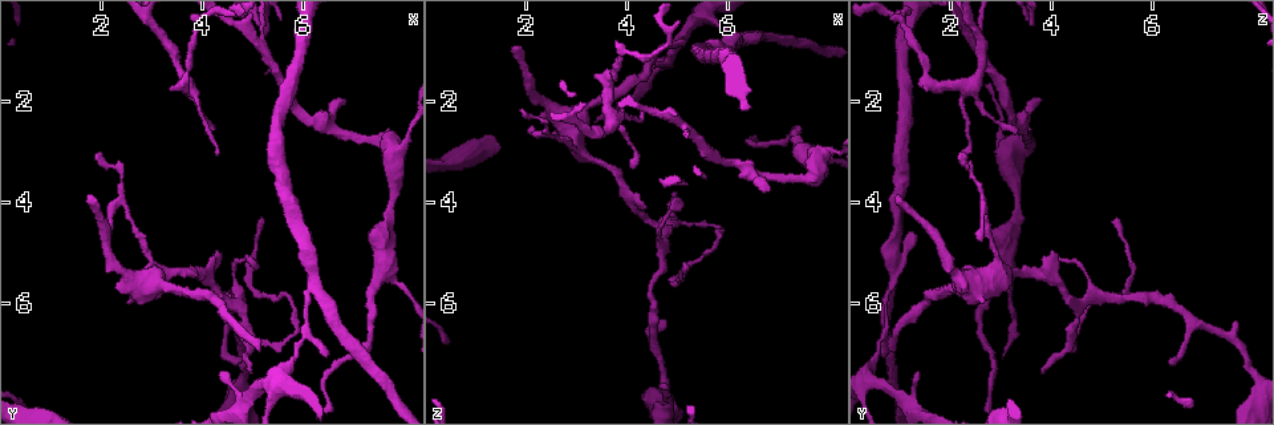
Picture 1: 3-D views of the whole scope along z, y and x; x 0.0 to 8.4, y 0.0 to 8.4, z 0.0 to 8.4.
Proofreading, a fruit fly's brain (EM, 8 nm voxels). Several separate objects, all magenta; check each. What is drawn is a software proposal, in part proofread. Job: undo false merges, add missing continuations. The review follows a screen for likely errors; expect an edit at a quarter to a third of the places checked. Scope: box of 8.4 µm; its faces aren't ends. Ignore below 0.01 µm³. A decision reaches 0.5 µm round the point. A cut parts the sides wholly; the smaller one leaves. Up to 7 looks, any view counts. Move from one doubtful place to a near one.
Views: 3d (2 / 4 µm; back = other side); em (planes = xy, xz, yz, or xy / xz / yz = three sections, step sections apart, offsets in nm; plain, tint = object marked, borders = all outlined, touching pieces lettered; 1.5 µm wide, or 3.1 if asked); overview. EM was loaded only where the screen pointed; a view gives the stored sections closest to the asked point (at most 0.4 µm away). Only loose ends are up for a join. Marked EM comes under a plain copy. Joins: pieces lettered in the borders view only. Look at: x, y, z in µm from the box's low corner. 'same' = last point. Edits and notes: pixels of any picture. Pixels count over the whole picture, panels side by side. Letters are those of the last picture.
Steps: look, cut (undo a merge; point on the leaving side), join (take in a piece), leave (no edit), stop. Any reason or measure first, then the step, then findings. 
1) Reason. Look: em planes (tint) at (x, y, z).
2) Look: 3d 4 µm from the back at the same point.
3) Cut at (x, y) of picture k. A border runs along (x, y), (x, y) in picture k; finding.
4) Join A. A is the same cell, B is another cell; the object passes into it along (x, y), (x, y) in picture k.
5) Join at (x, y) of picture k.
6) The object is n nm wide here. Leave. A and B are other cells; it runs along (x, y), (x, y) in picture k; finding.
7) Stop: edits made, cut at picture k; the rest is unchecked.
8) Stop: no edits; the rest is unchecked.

Thin end. Look: 3d 2 µm at (4.70, 7.20, 6.35).

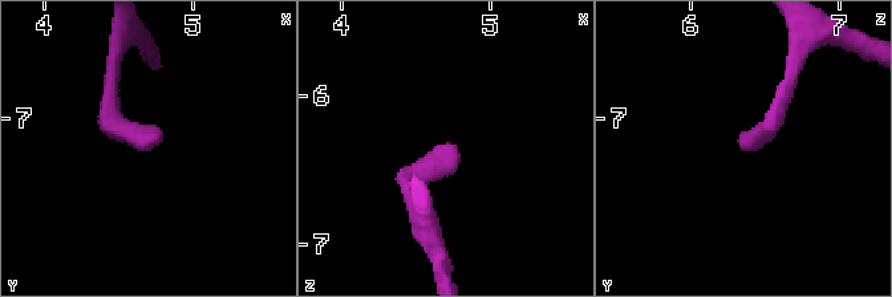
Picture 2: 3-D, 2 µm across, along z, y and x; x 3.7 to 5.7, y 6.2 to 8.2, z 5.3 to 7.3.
Look: em xy step 4 (borders) at (4.72, 7.16, 6.30).

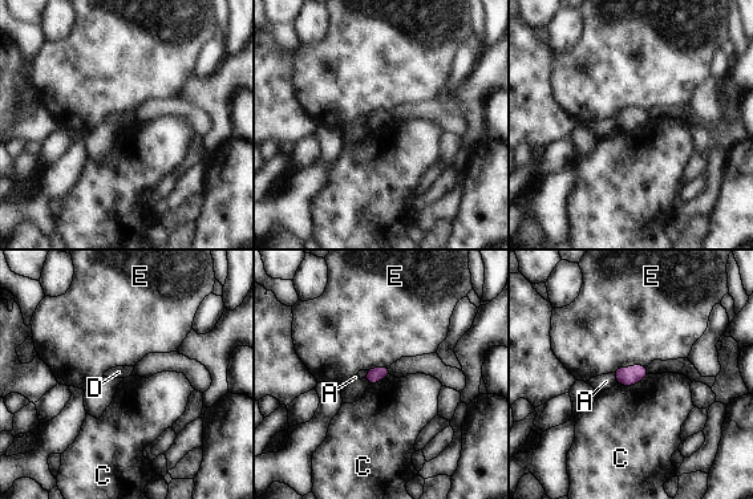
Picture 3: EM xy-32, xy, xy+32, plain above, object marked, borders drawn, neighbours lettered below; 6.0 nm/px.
Another direction. Look: em xz step 4 (borders) at the same point.

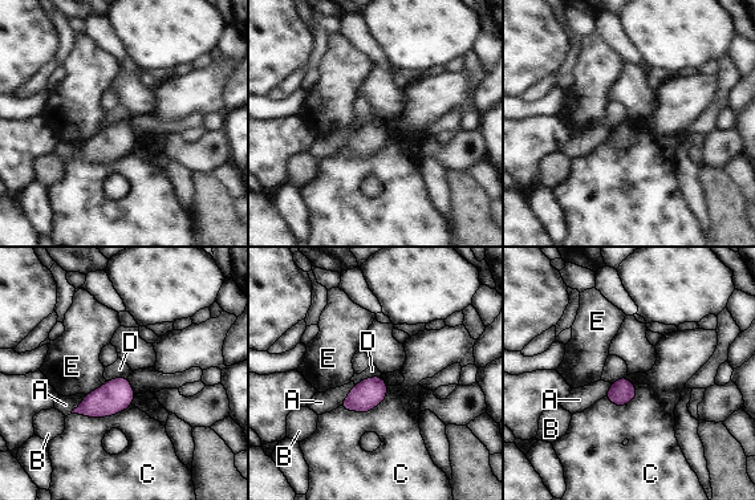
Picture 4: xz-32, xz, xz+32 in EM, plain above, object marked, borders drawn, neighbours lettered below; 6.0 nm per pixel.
The object is 150 nm wide here. Leave. A, B, C, D and E are other cells; a border runs along (380, 375), (364, 378), (356, 385) in picture 4; none of them fits.

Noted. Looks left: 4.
Look: em xz step 4 (tint) at (4.45, 5.05, 4.10).

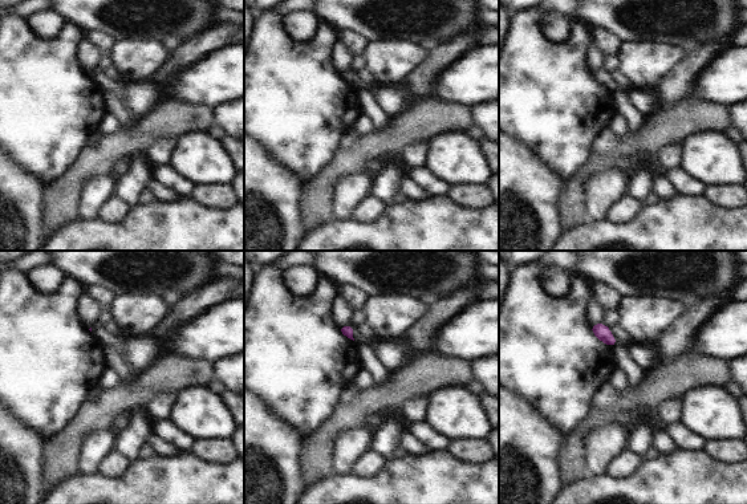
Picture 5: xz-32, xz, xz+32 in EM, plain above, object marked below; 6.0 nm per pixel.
Look: em xz step 4 (borders) at the same point.

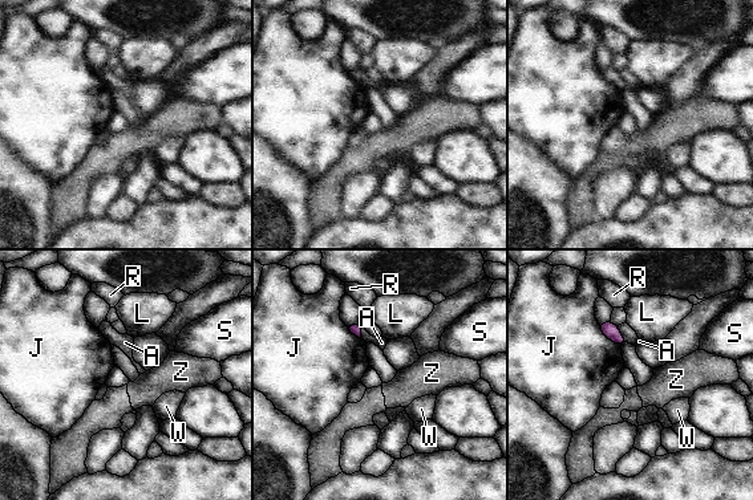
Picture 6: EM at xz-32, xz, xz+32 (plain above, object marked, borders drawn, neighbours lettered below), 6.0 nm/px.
Leave. A, J, L, R, S, W and Z are other cells; a border runs along (363, 326), (361, 338) in picture 6; none of them fits.

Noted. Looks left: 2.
An open end. Look: em yz step 4 (borders) at (4.10, 2.60, 3.30).

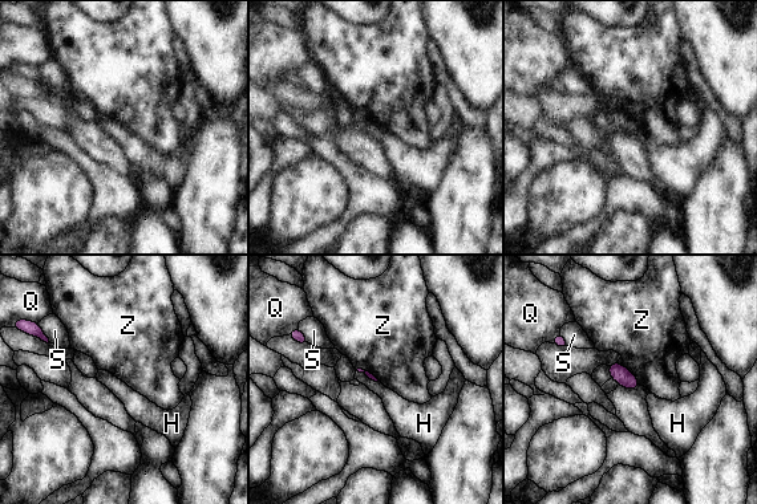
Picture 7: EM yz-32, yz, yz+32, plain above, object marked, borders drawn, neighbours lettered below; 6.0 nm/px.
Look: em xz step 4 (borders) at the same point.

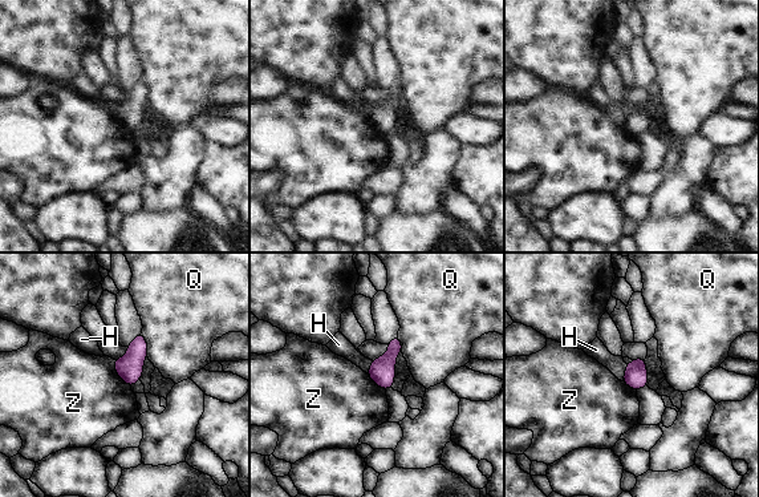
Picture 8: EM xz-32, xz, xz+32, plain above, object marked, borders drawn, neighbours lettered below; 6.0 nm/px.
Leave. H, Q and Z are other cells; a border runs along (114, 360), (117, 374), (130, 387) in picture 8; none of them fits.

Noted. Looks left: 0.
Stop: no edits; the rest is unchecked.

